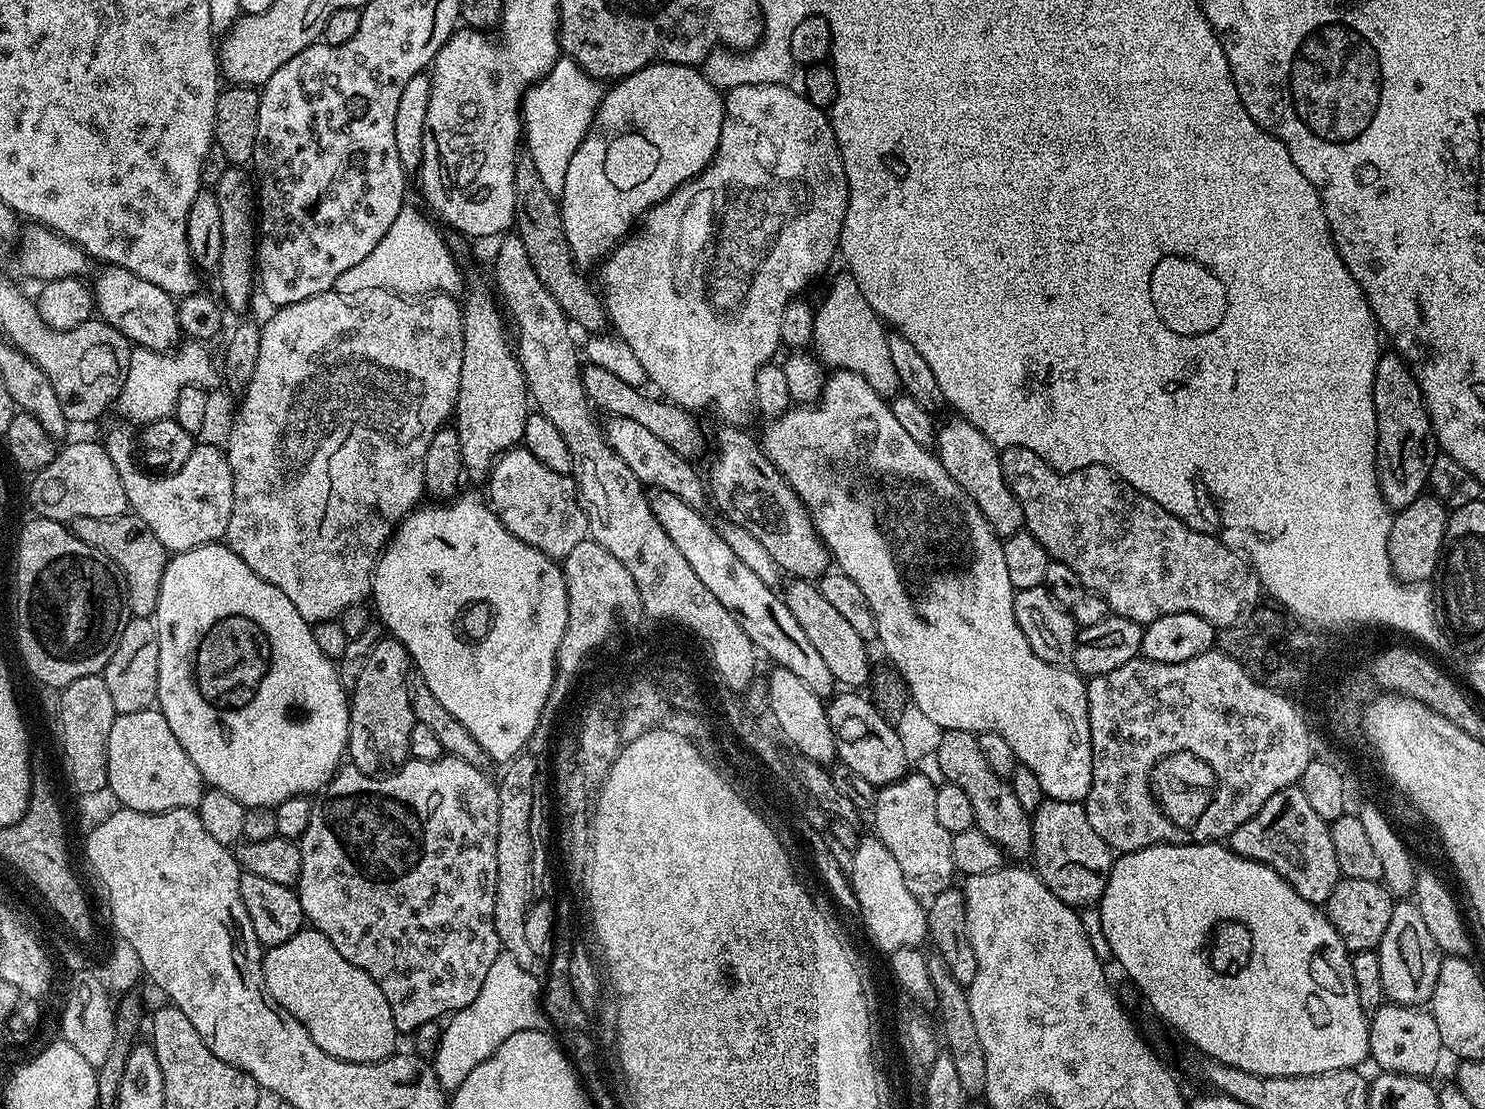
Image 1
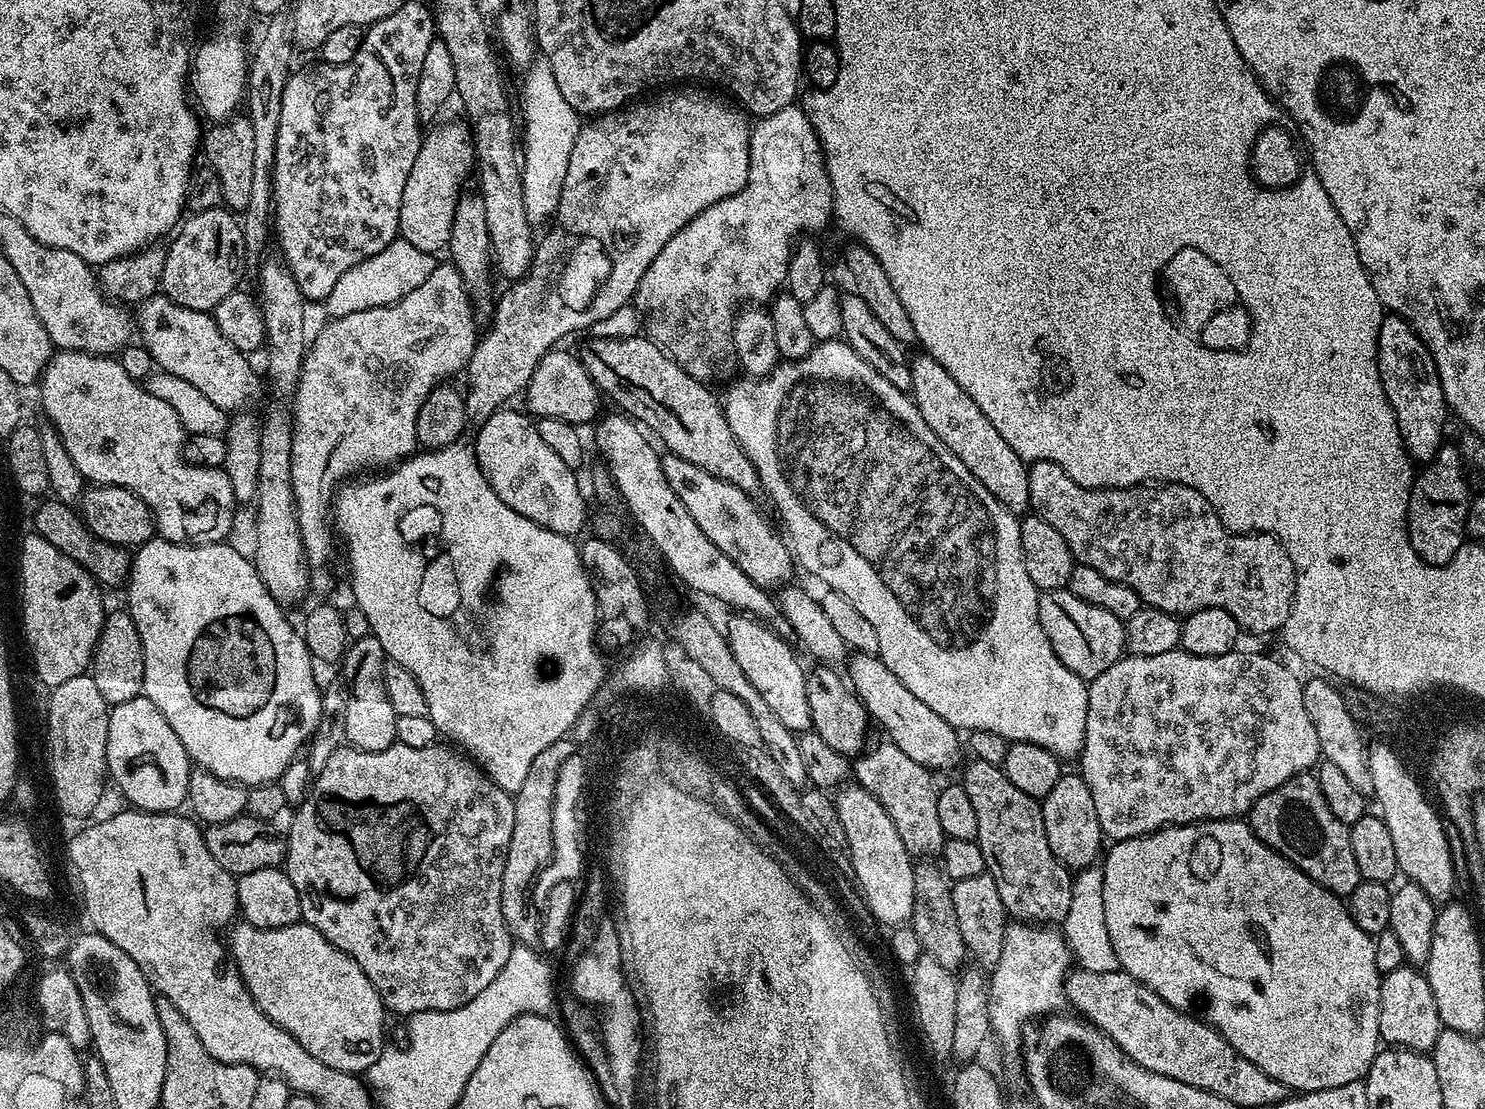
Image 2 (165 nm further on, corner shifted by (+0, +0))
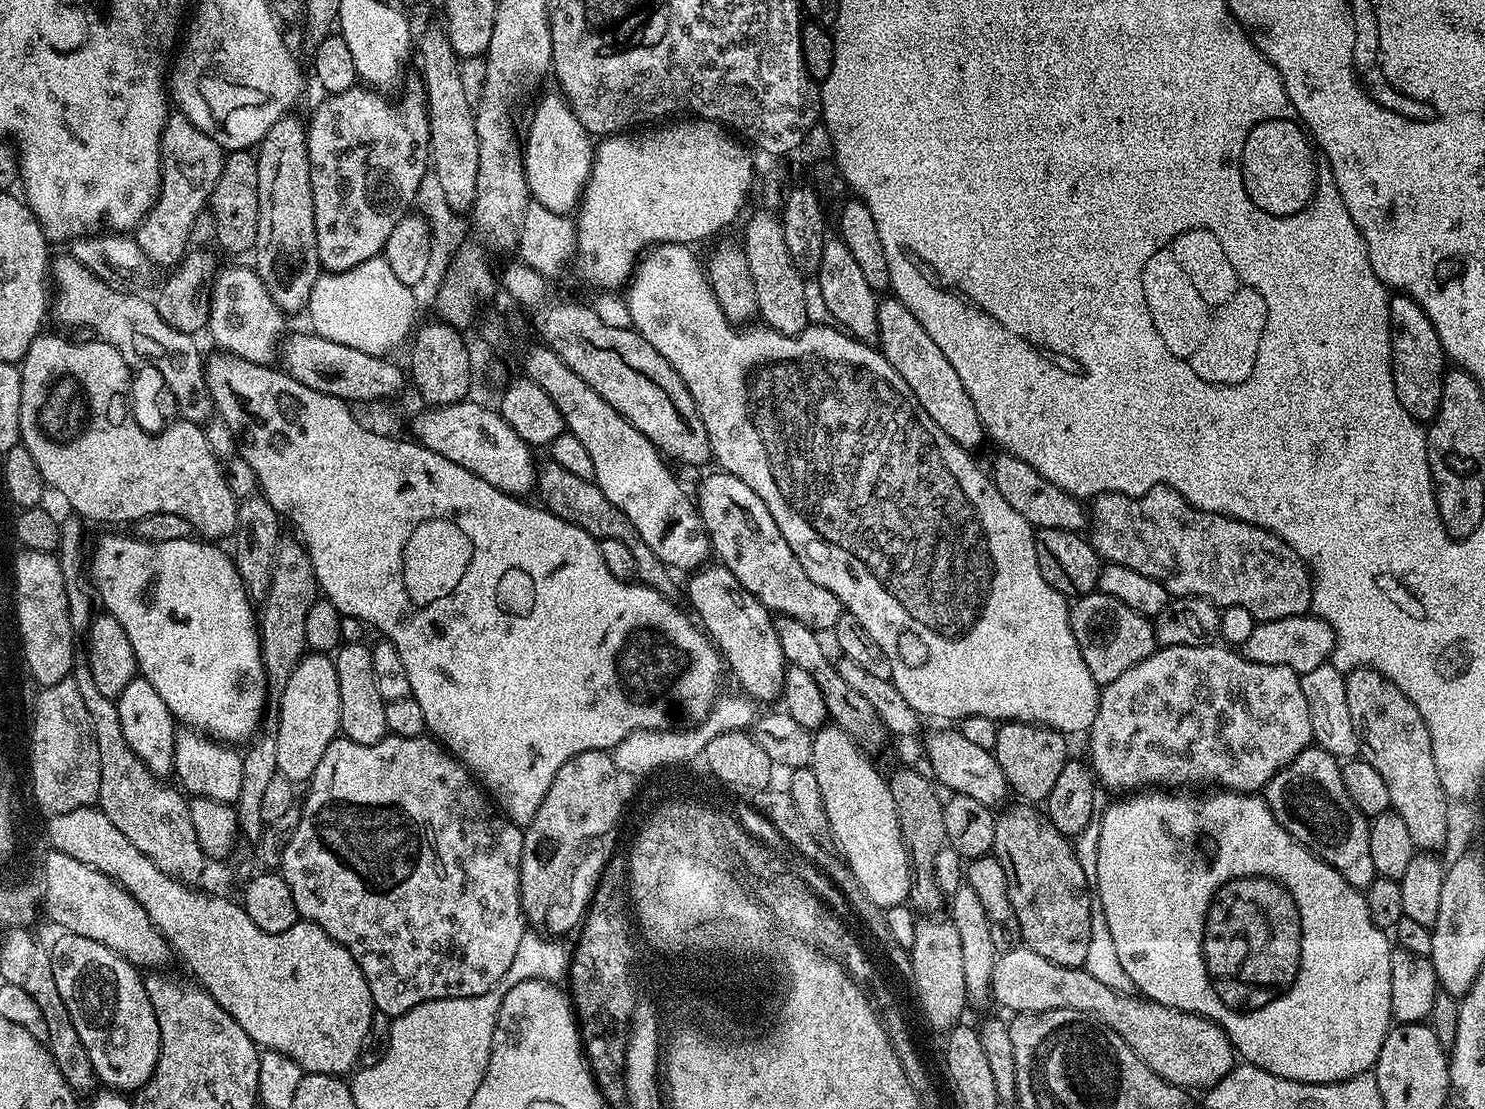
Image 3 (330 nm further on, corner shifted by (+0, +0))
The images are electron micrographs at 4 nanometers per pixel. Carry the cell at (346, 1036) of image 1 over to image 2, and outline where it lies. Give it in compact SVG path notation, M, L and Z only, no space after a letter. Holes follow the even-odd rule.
M240 922L231 929L231 932L232 944L230 940L230 956L231 959L235 960L236 969L239 970L244 984L250 990L254 1002L275 1024L279 1024L281 1028L285 1028L285 1030L300 1043L302 1050L306 1050L311 1056L318 1058L318 1062L322 1062L326 1066L334 1066L334 1070L342 1070L343 1072L350 1072L353 1074L367 1073L368 1068L374 1066L374 1062L378 1062L378 1058L386 1051L386 1028L384 1032L384 1016L386 1017L386 1009L382 1002L382 998L378 994L378 990L374 990L370 978L366 978L362 966L358 966L358 962L354 962L354 958L350 958L342 950L338 950L338 946L331 944L317 928L303 922L291 924L285 928L255 928L252 924Z

